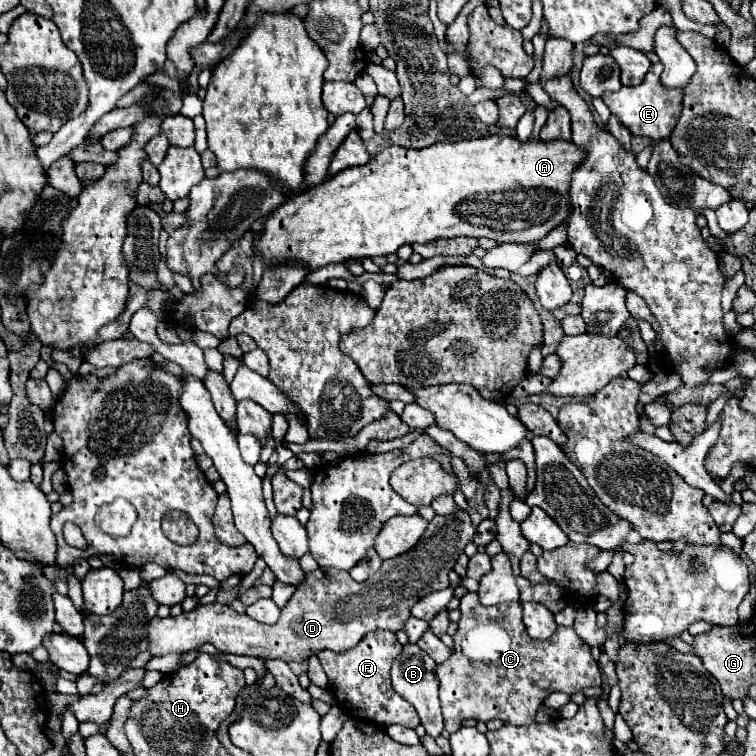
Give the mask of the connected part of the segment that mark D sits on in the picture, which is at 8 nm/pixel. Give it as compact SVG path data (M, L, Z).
M456 506L450 516L434 516L424 536L410 552L384 560L378 574L362 584L354 582L346 570L318 568L304 576L304 582L298 584L290 602L282 608L278 622L272 626L260 624L248 614L238 614L230 606L218 602L196 606L192 612L182 612L176 618L154 616L148 624L148 650L152 656L164 656L170 652L180 654L210 642L228 654L278 658L284 662L302 662L320 650L346 652L372 630L404 630L406 618L410 618L410 608L422 596L450 586L448 572L464 552L464 546L472 542L474 534L476 528L468 510Z

